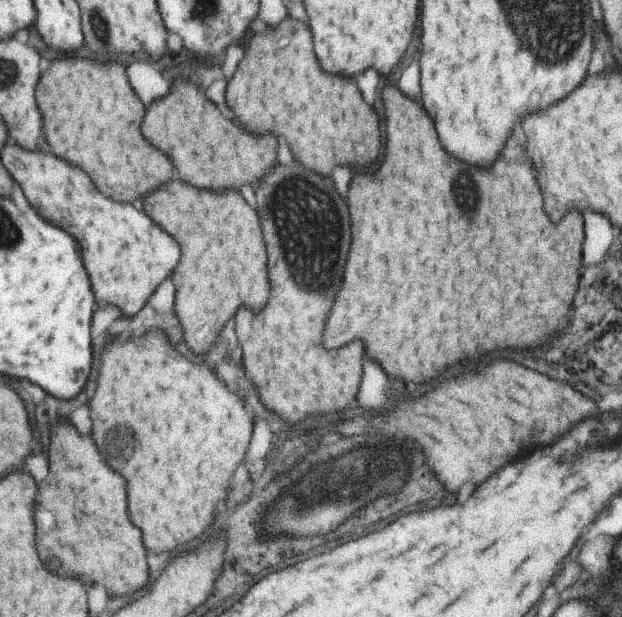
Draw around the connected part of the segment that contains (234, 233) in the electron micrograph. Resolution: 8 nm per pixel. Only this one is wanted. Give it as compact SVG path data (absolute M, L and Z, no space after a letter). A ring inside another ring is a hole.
M182 182L166 184L162 190L150 194L150 198L144 198L142 204L146 206L146 210L150 210L150 214L154 214L154 222L158 222L162 230L178 234L178 242L182 242L182 262L178 264L178 270L174 272L172 278L176 286L176 314L182 324L186 344L194 354L204 354L210 348L213 351L217 348L221 330L234 318L240 306L246 304L250 306L252 312L260 312L268 304L270 296L268 266L266 266L268 256L258 216L238 192L210 194Z

